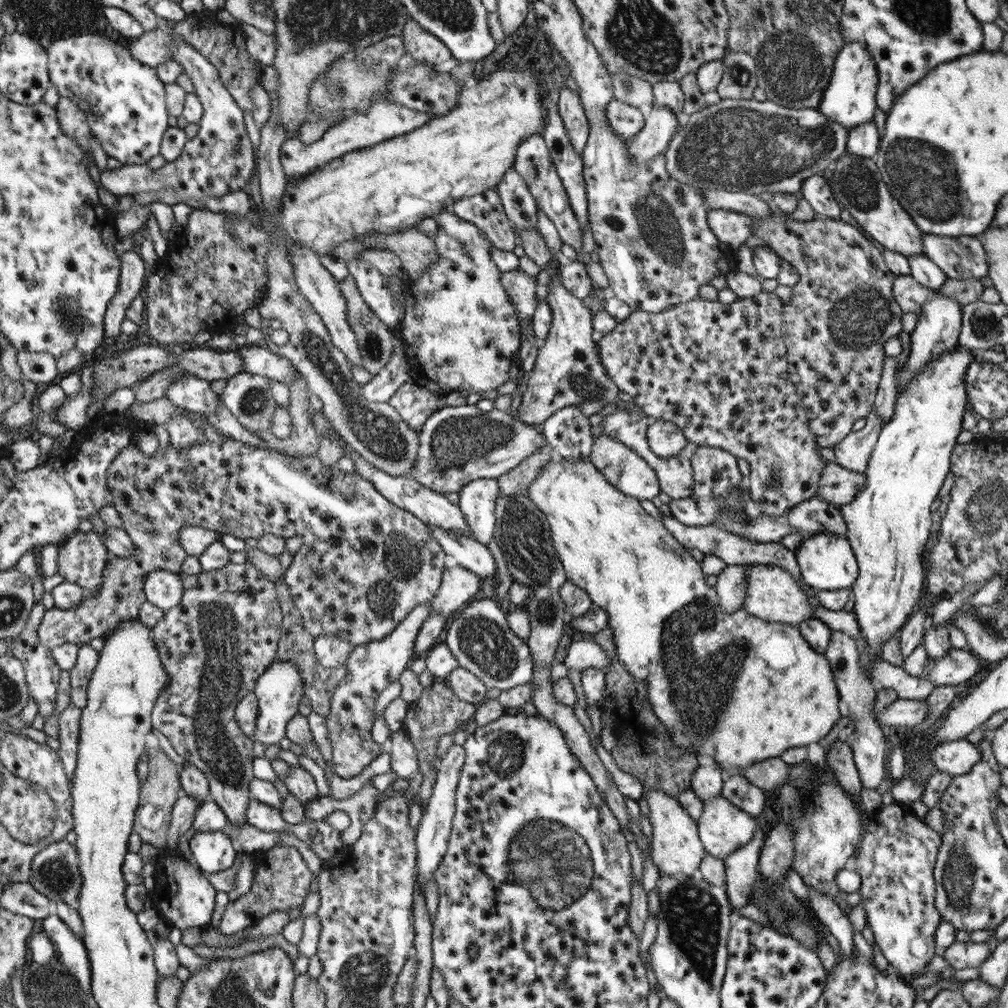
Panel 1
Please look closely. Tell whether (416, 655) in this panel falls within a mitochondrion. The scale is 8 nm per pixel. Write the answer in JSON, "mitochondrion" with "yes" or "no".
{"mitochondrion":"no"}

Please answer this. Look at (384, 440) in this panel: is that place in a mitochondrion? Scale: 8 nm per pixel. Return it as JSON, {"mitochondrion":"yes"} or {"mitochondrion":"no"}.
{"mitochondrion":"yes"}

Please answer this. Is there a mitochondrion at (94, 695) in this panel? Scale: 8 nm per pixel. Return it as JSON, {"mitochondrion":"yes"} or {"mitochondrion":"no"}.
{"mitochondrion":"no"}

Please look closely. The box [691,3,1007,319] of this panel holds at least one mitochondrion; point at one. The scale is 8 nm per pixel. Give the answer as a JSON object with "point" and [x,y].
{"point":[923,174]}

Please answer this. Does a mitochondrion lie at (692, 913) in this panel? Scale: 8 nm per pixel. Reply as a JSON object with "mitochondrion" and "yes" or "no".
{"mitochondrion":"yes"}

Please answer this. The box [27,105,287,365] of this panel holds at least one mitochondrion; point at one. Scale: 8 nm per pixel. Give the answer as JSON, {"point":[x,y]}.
{"point":[73,322]}

